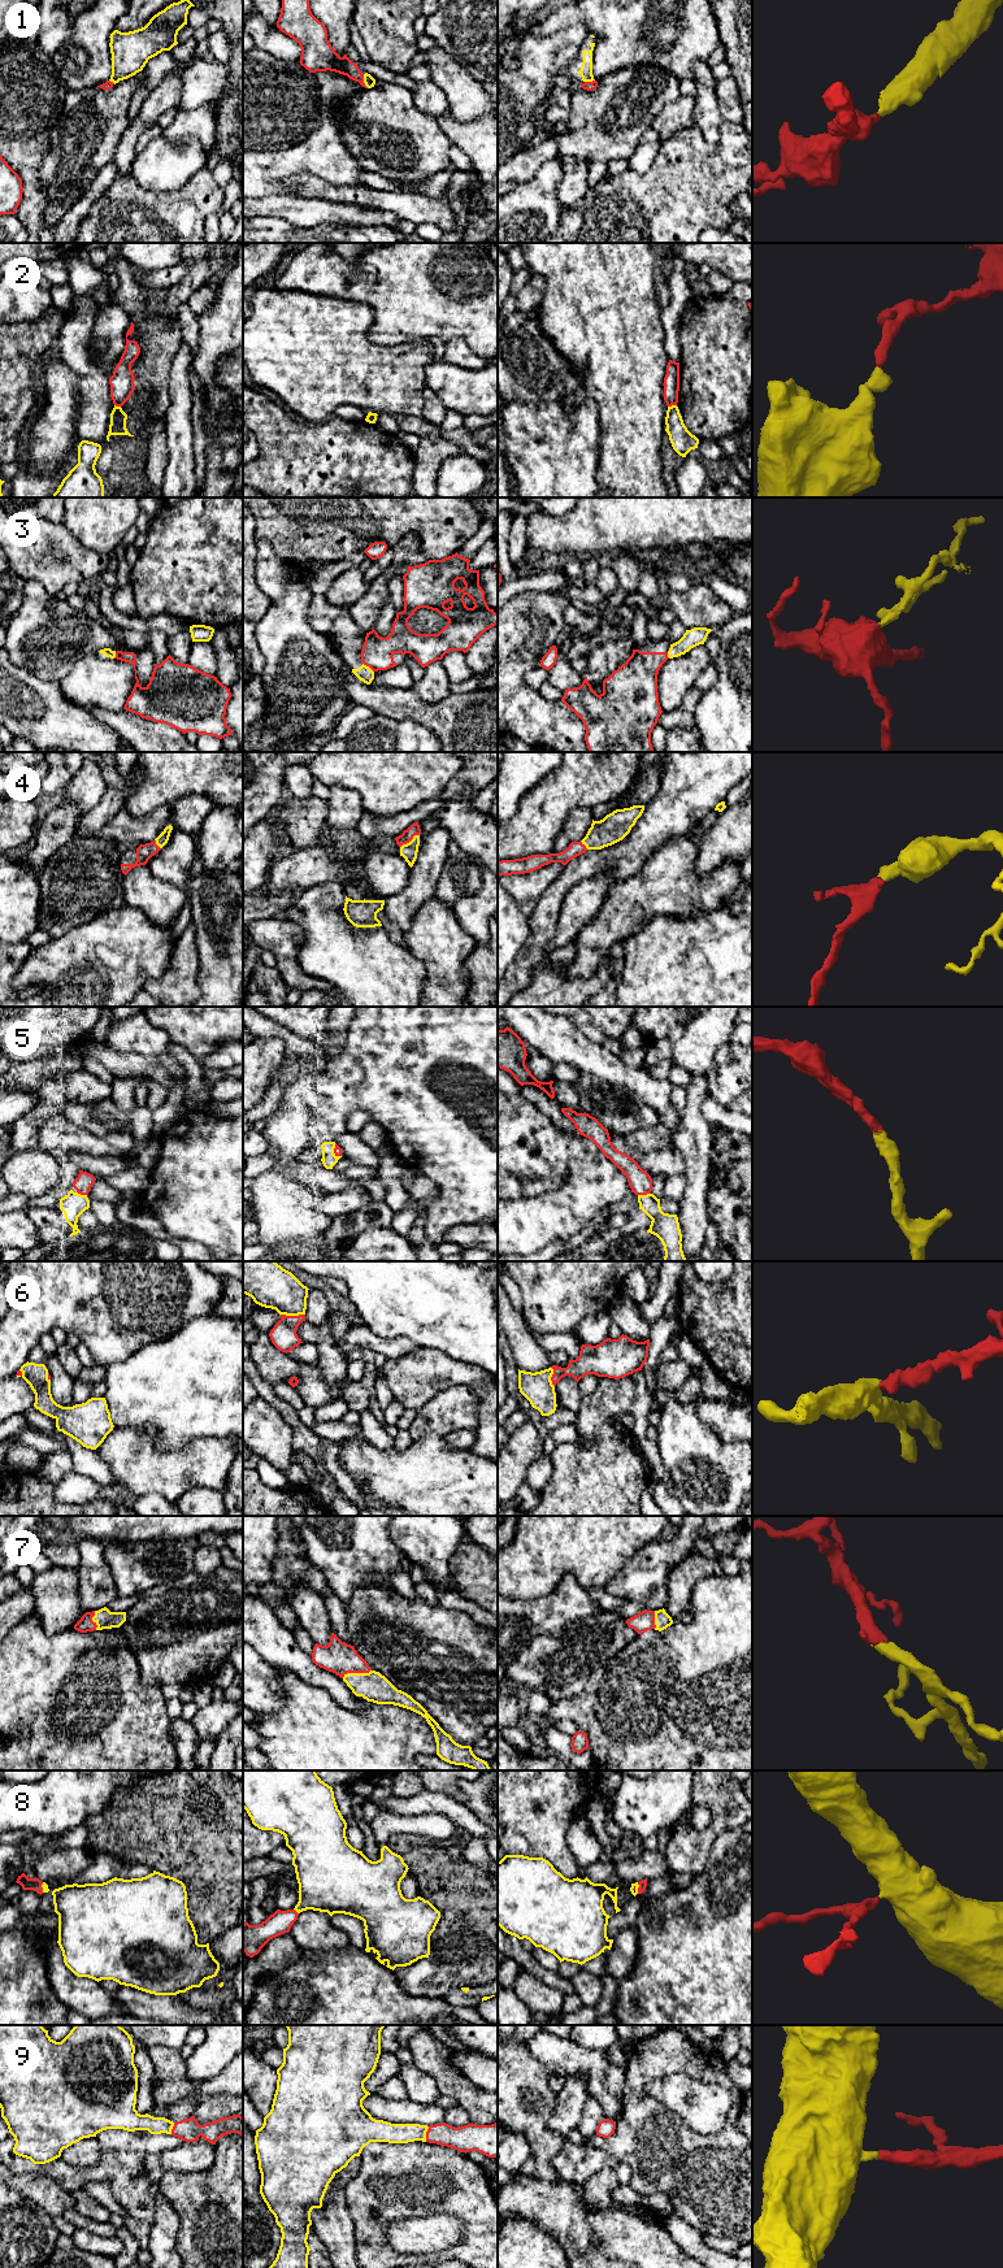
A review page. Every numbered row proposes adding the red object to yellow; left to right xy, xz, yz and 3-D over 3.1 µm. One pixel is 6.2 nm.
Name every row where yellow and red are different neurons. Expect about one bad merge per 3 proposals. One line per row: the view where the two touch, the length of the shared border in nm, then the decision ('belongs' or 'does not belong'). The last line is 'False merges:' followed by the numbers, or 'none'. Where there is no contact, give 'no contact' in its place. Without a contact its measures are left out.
1: contact in xz; length 80 nm; belongs
2: contact in yz; length 60 nm; does not belong
3: contact in xz; length 90 nm; does not belong
4: contact in xz; length 150 nm; belongs
5: contact in yz; length 80 nm; belongs
6: contact in xz; length 150 nm; belongs
7: contact in xz; length 190 nm; belongs
8: contact in xz; length 50 nm; belongs
9: contact in xz; length 100 nm; belongs
False merges: 2, 3

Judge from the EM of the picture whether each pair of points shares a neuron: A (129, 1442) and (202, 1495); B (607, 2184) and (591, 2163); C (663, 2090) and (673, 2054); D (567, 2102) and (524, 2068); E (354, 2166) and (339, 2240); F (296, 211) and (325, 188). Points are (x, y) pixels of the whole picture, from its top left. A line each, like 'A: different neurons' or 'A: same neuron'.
A: different neurons
B: different neurons
C: different neurons
D: different neurons
E: same neuron
F: different neurons

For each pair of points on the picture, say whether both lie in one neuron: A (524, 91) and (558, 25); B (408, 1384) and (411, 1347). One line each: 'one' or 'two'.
A: two
B: two

